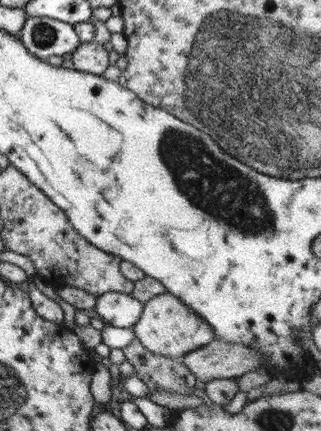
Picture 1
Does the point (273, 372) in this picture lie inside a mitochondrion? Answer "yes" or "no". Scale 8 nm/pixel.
no

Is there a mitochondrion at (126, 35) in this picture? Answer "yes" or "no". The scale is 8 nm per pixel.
no

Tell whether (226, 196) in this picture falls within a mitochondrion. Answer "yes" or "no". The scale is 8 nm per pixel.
yes

